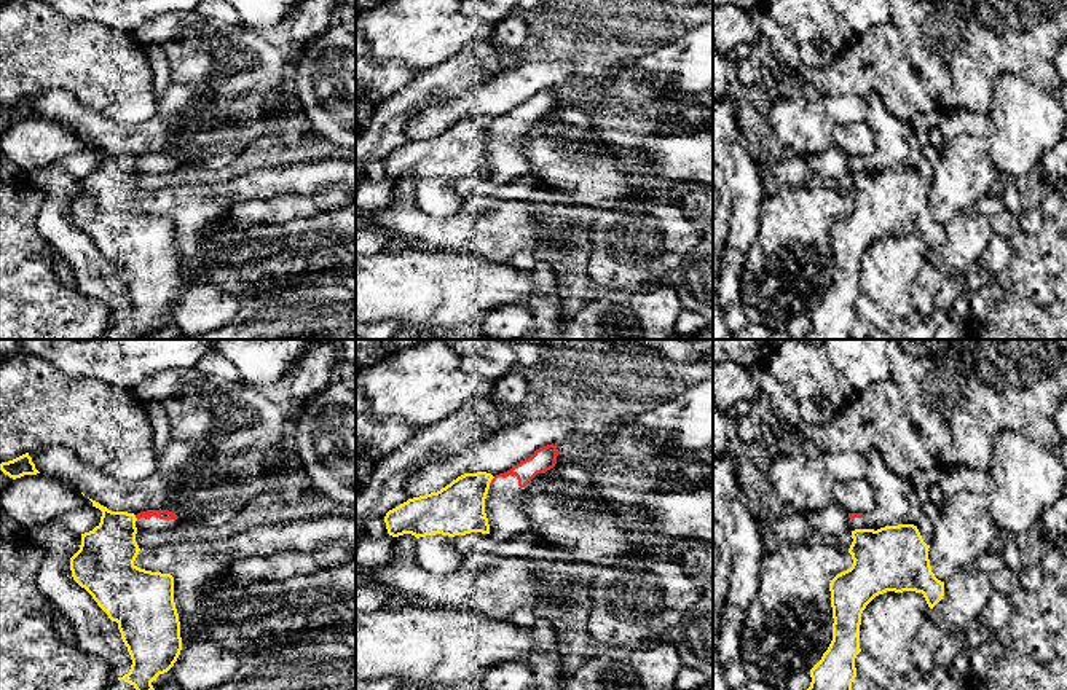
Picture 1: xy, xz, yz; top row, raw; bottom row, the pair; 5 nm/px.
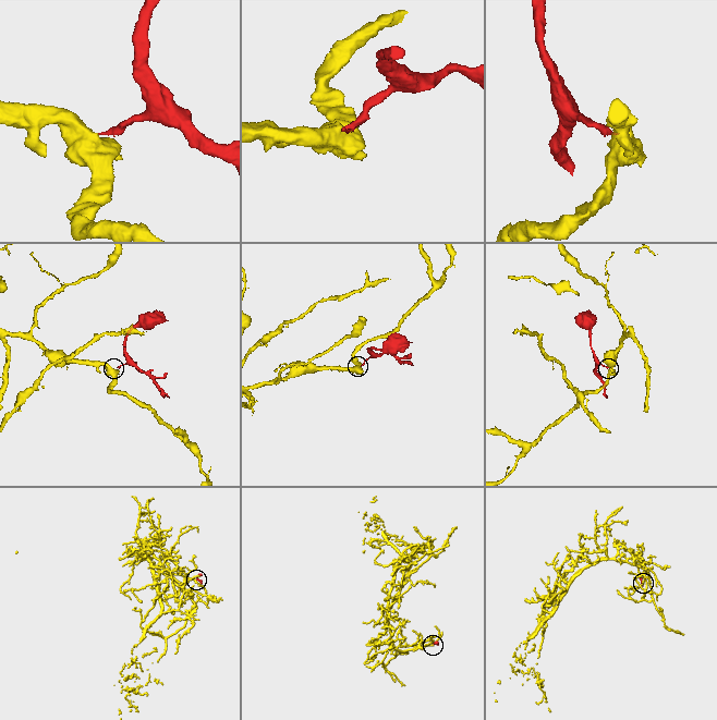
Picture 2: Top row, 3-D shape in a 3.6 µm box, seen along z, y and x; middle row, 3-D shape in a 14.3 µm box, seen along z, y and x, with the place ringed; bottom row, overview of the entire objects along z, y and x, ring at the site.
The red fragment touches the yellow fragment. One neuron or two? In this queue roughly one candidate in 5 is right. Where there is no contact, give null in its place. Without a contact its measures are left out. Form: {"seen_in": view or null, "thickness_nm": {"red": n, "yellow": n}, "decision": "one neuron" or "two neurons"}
{"seen_in": "xz", "thickness_nm": {"red": 100, "yellow": 260}, "decision": "two neurons"}

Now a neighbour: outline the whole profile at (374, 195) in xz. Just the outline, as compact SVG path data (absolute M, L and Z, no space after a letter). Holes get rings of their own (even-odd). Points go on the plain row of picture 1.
M392 178L365 182L356 190L356 210L359 214L370 214L383 210L392 204L394 182Z

